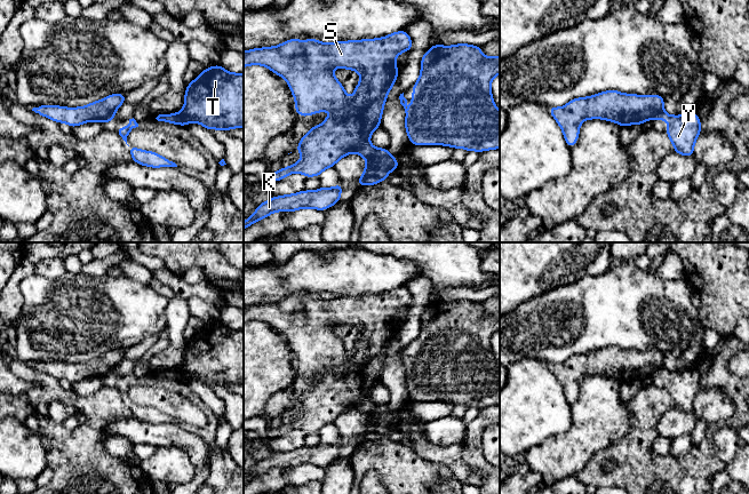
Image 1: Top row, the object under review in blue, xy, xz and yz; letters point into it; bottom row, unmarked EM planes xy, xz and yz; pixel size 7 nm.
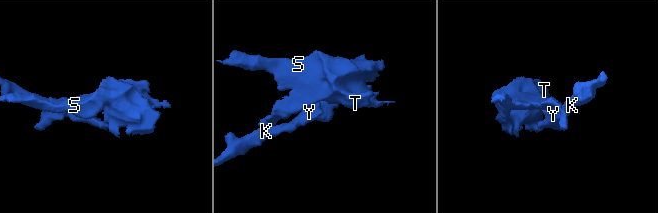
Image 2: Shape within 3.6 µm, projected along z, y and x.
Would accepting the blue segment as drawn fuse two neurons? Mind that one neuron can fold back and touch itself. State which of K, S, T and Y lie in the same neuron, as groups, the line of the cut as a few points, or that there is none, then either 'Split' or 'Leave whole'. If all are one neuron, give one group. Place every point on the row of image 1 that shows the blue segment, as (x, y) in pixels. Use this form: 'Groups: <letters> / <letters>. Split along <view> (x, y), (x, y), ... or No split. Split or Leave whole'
Groups: K Y / S T. Split along xy (113, 112), (101, 121). Split

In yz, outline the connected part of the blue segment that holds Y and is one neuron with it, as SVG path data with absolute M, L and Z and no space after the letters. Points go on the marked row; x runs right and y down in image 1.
M694 111L683 115L670 115L662 112L654 119L669 122L666 134L671 140L675 152L684 157L693 156L695 141L702 133L700 118Z

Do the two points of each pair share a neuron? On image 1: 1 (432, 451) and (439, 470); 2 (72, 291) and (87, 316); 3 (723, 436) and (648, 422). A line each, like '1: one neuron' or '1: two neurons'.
1: two neurons
2: one neuron
3: two neurons

